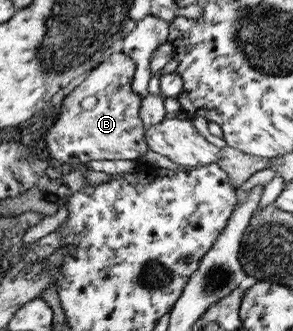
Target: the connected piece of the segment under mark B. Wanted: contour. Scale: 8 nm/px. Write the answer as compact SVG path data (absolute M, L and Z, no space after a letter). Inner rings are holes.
M115 49L103 62L92 69L89 77L73 89L64 99L64 107L46 133L46 147L50 158L58 164L86 165L90 161L138 160L148 151L144 119L142 119L142 97L132 92L132 78L136 63L124 51Z

